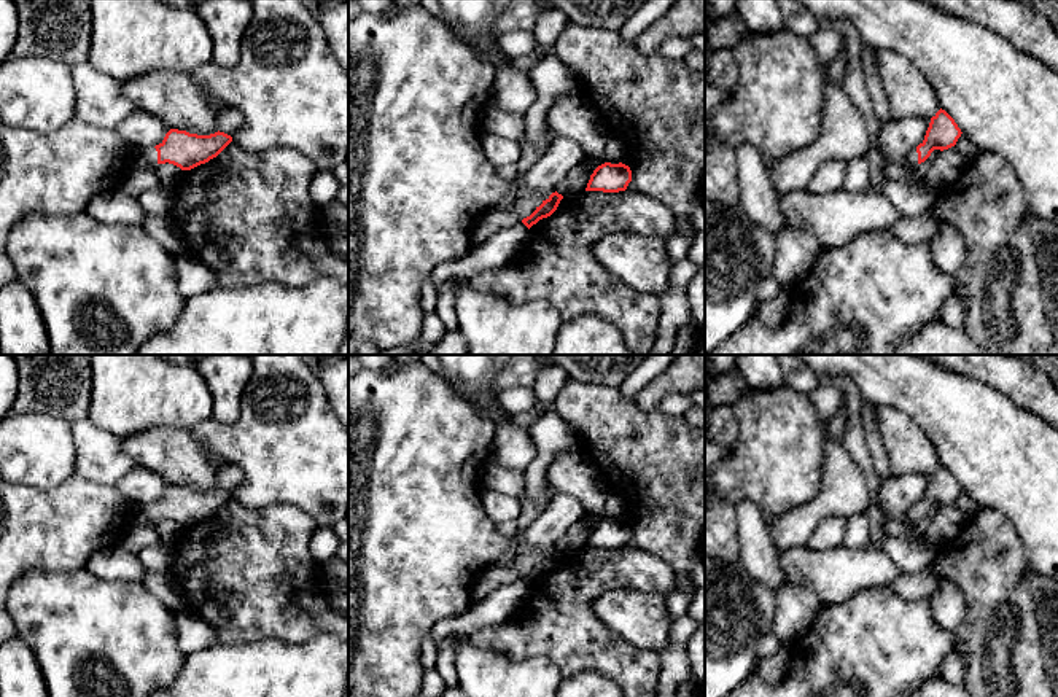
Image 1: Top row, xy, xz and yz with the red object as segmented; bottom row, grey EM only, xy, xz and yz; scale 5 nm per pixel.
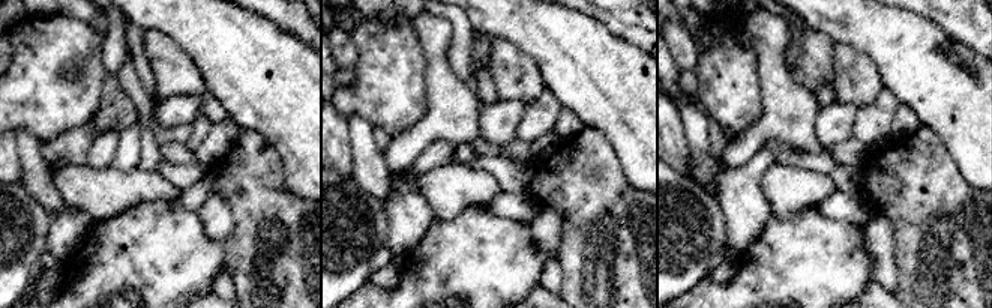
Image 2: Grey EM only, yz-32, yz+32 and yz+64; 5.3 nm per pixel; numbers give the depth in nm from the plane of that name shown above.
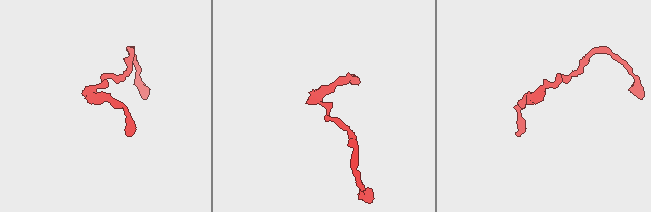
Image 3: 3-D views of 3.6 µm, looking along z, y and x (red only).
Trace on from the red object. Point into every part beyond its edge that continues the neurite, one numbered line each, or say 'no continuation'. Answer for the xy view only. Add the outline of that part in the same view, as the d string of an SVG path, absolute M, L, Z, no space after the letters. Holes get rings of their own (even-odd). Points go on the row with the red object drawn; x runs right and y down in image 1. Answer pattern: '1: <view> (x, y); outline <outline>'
1: xy (59, 172); outline M78 118L49 134L11 127L0 119L0 255L13 226L32 213L73 215L92 197L121 186L137 159L158 164L158 151L127 143L116 129L91 126Z

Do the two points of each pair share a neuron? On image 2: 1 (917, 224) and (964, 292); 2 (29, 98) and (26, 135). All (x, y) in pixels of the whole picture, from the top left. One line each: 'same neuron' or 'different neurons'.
1: same neuron
2: different neurons

